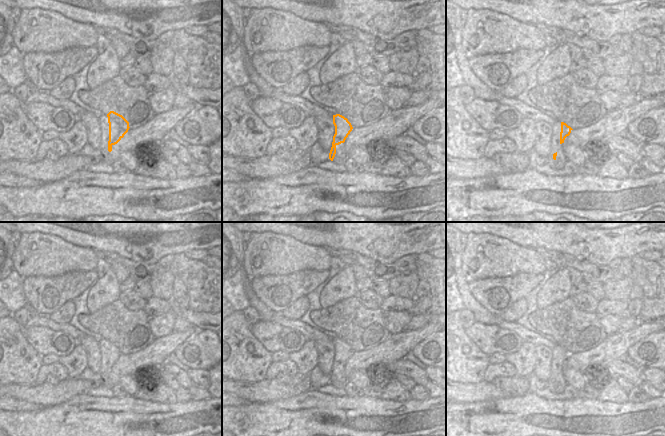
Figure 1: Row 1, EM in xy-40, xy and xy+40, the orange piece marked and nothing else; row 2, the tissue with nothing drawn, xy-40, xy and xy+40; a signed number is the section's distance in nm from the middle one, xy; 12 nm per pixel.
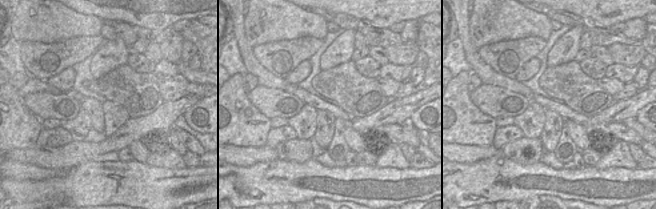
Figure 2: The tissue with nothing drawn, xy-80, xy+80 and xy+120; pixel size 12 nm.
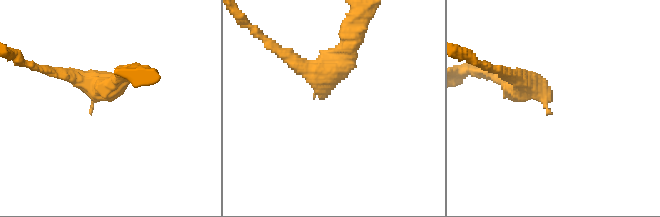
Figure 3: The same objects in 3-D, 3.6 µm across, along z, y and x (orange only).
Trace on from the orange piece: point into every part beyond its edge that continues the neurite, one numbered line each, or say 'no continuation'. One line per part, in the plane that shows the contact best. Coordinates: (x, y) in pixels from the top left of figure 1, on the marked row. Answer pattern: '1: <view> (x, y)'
1: xy (341, 156)

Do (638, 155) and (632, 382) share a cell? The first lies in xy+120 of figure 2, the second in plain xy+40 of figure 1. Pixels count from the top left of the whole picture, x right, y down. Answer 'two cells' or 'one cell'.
one cell

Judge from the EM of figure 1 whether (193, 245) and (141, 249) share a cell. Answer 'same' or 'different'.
same

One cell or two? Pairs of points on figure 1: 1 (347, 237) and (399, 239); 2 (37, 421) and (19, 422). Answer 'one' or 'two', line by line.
1: one
2: one

